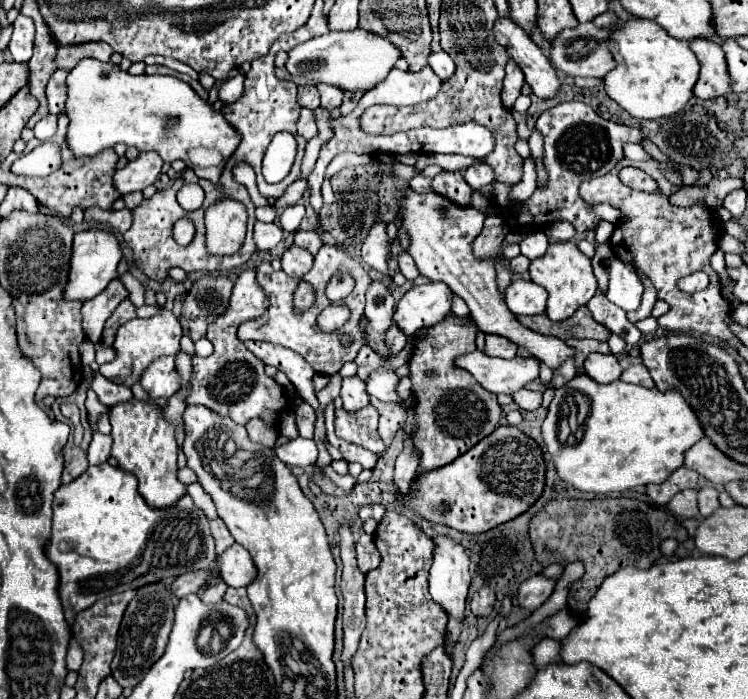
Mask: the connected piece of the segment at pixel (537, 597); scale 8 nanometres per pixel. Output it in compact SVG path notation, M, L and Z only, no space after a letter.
M537 574L529 580L525 580L521 586L519 586L519 592L517 592L517 602L521 608L525 610L537 610L553 592L555 588L555 582Z

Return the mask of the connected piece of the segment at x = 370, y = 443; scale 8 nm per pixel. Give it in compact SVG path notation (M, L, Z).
M369 404L367 408L351 414L341 410L335 410L335 434L337 438L351 442L351 444L359 444L375 454L383 454L385 446L377 434L377 420L379 420L379 412L373 404Z

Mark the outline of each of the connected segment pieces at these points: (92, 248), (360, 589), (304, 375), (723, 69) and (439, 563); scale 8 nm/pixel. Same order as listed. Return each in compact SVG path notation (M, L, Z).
M87 230L79 232L73 238L73 252L71 252L71 262L69 262L69 276L65 284L65 300L77 300L77 302L87 302L89 298L95 298L105 290L105 286L117 278L115 270L121 260L121 250L117 244L117 238L111 232L105 230Z
M347 526L341 528L341 558L343 558L343 574L341 574L341 594L343 594L343 662L349 664L353 652L357 650L361 632L365 628L365 576L357 568L355 560L355 542L351 530Z
M247 340L245 348L249 348L249 352L253 352L265 364L275 366L277 370L285 372L287 378L299 390L301 398L317 410L319 402L317 402L317 396L315 396L315 390L313 390L313 384L311 384L311 378L315 374L313 374L313 368L309 368L309 364L305 362L303 356L299 356L297 352L287 350L283 346L273 346L269 342L259 342L259 340Z
M705 38L689 40L689 46L701 64L699 80L693 88L693 94L697 98L715 98L729 94L731 88L727 76L727 62L721 46L715 40Z
M433 538L437 548L433 556L429 594L453 618L465 618L465 600L469 590L469 558L465 548L451 538Z

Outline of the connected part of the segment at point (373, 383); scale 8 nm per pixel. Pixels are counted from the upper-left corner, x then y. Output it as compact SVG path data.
M377 370L371 374L369 382L367 382L367 392L369 396L379 398L381 402L399 402L401 398L395 392L395 384L397 384L397 376L393 370Z

